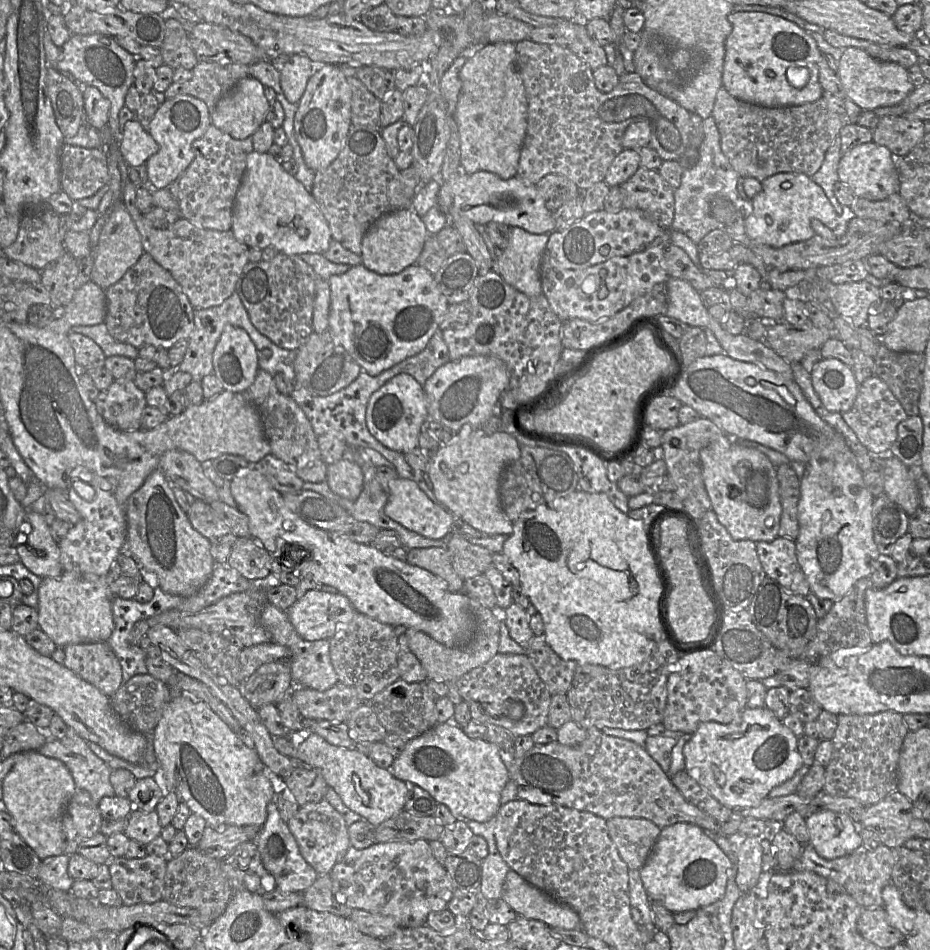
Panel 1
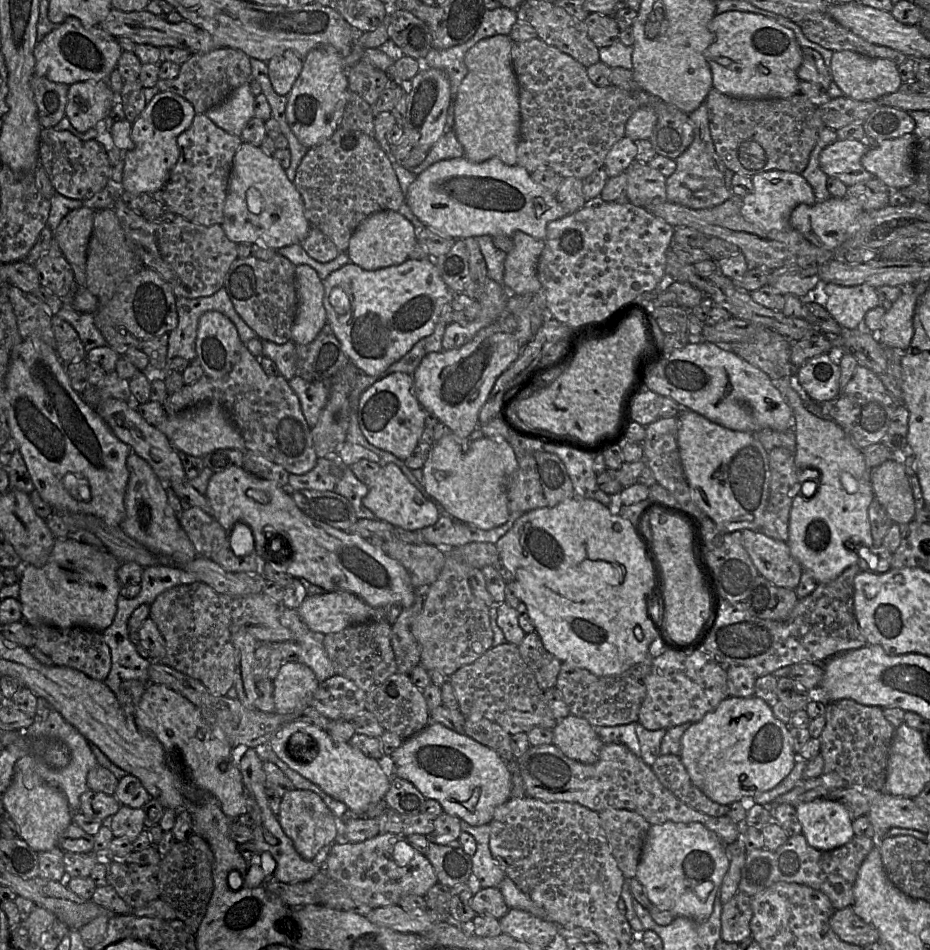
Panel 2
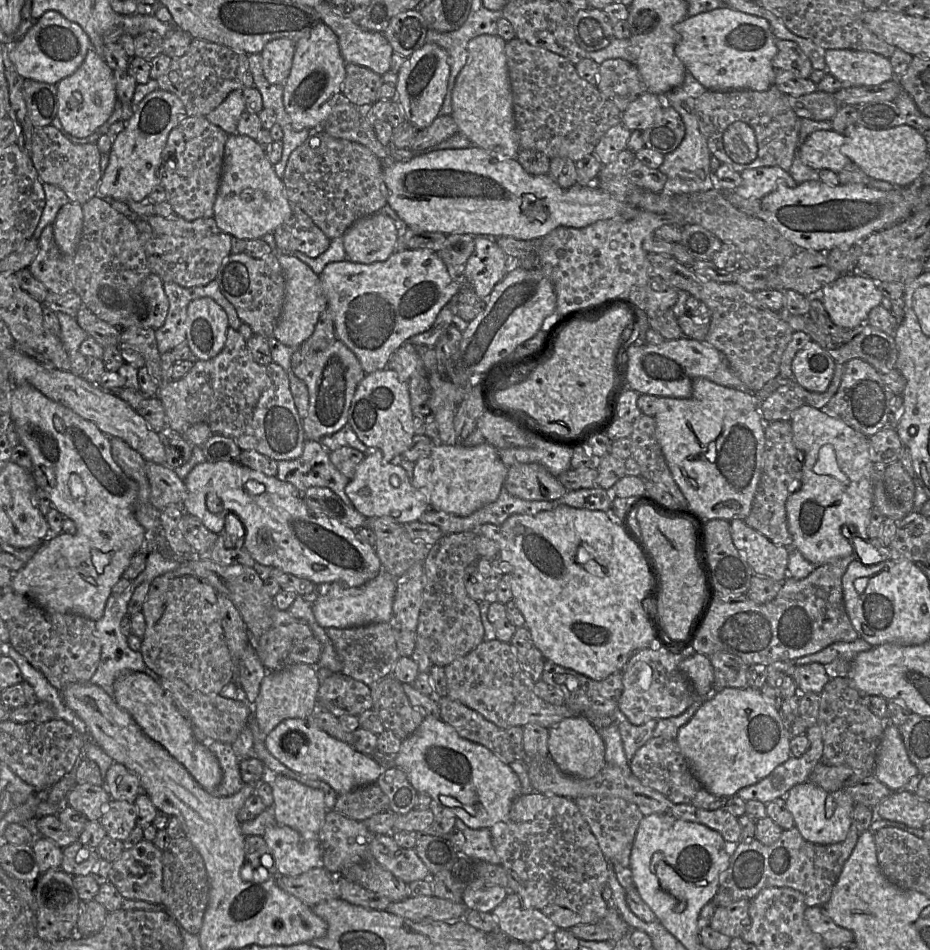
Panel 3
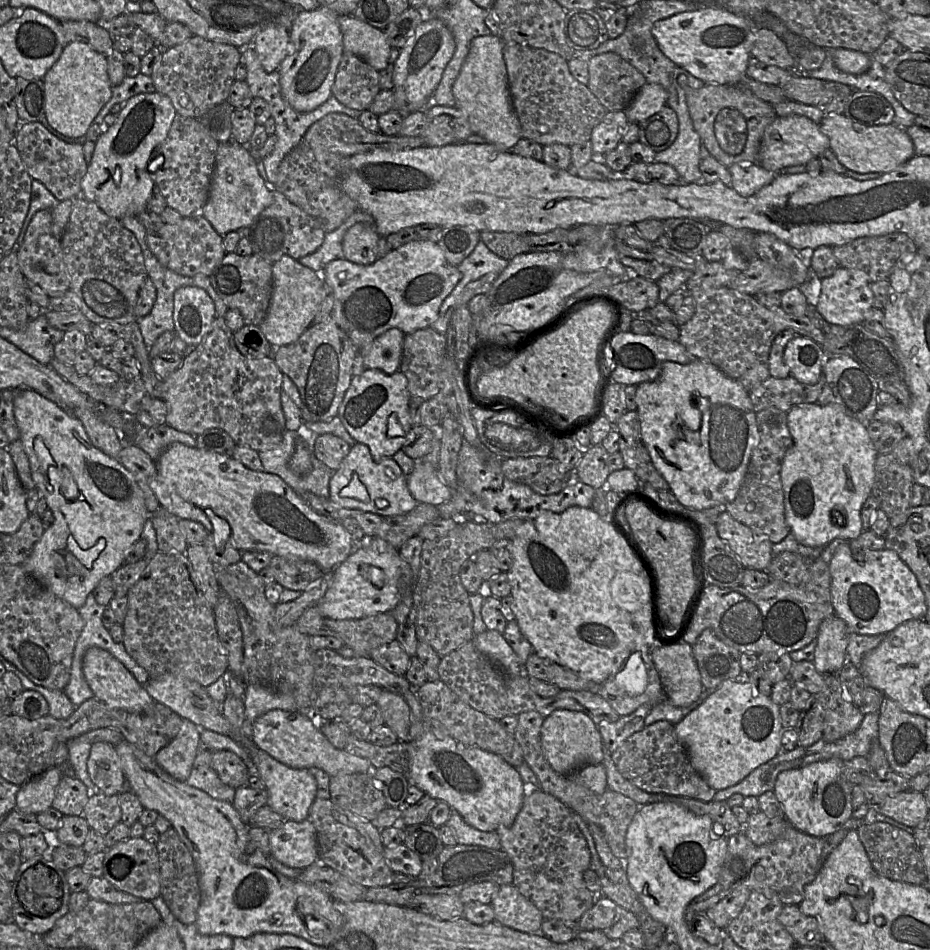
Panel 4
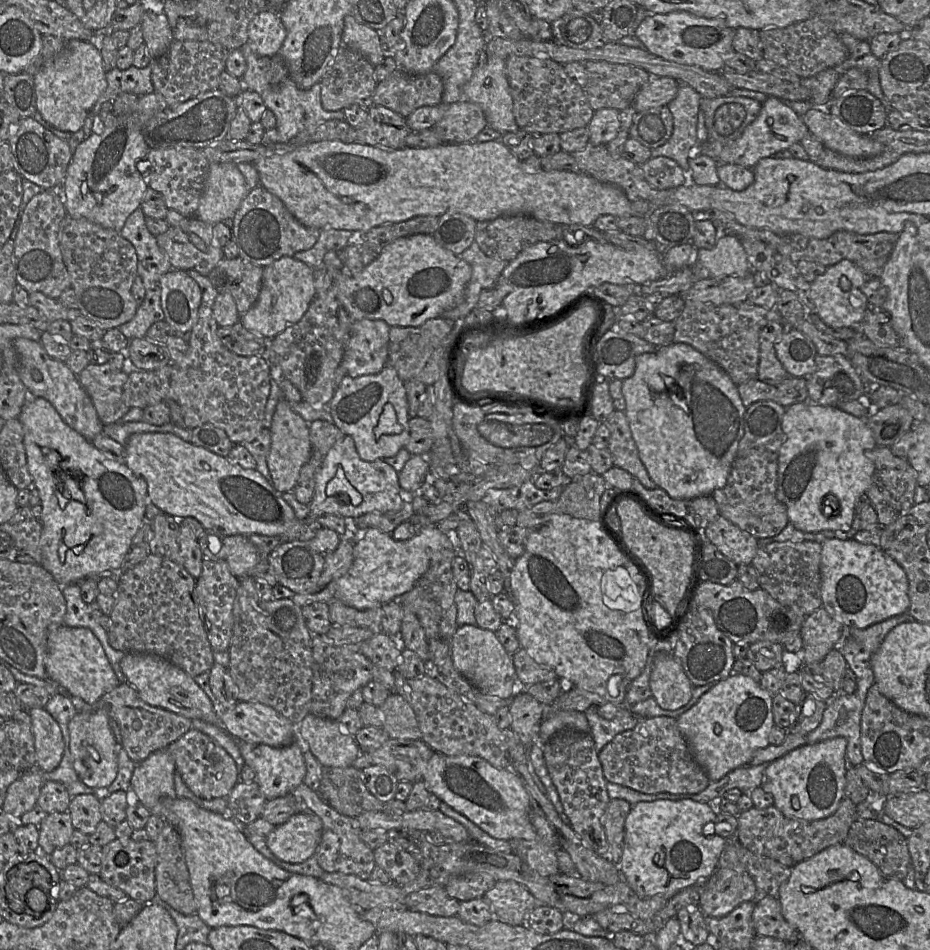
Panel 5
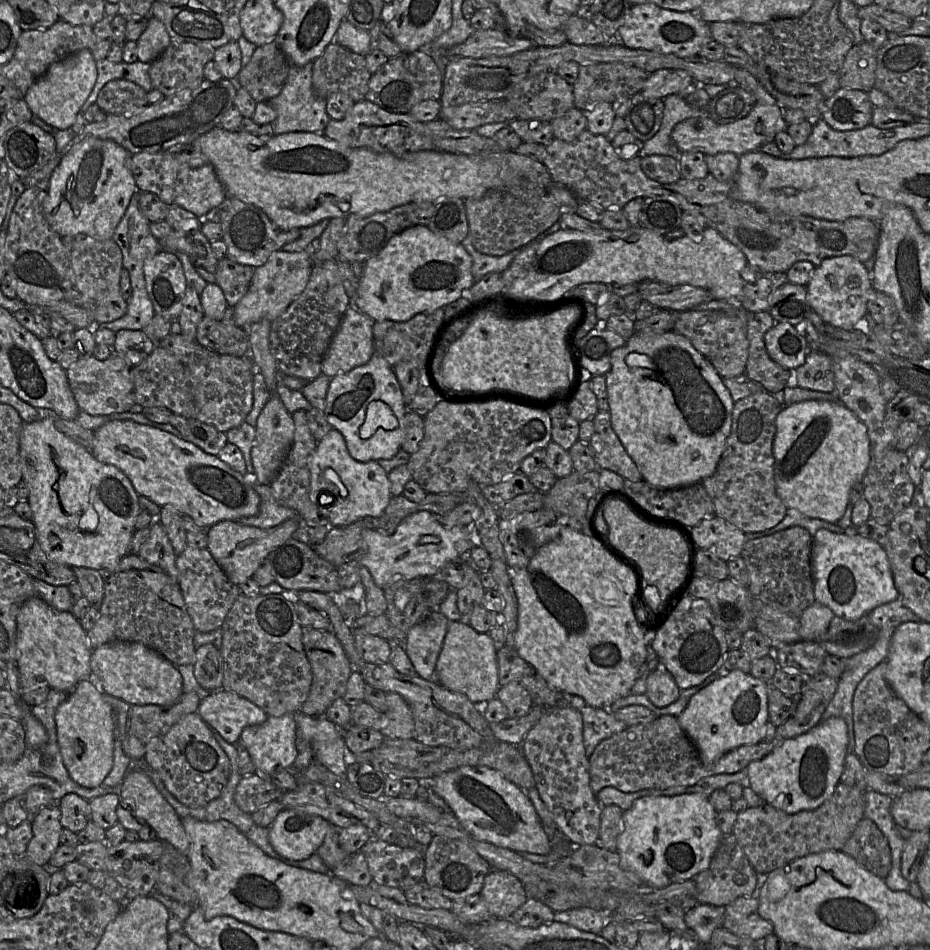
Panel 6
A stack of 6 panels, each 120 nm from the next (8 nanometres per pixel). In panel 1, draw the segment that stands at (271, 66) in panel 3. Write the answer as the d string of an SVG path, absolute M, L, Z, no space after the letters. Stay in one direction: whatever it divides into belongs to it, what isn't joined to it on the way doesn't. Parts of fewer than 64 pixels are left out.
M302 55L278 57L272 59L272 62L280 71L280 85L284 96L290 103L297 105L318 64Z

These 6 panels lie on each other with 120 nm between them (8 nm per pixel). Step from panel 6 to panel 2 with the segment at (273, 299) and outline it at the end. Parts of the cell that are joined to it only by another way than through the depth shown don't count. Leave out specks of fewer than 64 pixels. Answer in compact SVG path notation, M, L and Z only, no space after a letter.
M297 265L295 279L298 310L291 329L291 341L307 344L313 341L327 323L324 307L324 285L317 272L308 265Z

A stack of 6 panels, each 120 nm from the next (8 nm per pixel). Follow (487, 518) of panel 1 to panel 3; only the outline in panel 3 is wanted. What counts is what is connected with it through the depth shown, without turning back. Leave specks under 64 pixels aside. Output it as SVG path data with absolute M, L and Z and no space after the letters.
M487 442L474 447L434 443L429 452L415 462L411 483L427 495L430 509L469 516L496 501L507 475L508 467L501 461L498 450Z

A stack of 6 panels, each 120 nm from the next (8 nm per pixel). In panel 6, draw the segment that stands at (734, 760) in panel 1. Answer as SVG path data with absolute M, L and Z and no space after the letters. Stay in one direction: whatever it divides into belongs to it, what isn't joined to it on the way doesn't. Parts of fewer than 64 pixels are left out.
M731 670L695 693L677 720L694 743L702 762L712 765L733 749L765 740L769 721L768 684L751 673Z

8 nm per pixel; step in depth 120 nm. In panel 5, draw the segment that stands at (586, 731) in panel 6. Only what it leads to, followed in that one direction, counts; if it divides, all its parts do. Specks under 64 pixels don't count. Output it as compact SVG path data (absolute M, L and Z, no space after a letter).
M588 708L584 714L588 720L590 735L598 753L612 741L616 735L633 729L640 719L645 719L632 714L619 719L607 720L597 713L597 708Z

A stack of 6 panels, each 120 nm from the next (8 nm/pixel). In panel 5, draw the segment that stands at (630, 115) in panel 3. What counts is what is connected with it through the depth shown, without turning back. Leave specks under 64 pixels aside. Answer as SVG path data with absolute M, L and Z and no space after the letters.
M651 77L633 102L635 112L667 106L677 95L679 82L672 77Z

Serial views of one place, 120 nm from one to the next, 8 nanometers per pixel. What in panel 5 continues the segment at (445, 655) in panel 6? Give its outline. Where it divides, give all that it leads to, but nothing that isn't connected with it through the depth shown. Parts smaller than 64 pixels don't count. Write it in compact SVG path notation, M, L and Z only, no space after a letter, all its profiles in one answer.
M461 625L450 640L450 654L454 667L481 693L501 699L511 699L523 692L510 655L496 633L477 625Z

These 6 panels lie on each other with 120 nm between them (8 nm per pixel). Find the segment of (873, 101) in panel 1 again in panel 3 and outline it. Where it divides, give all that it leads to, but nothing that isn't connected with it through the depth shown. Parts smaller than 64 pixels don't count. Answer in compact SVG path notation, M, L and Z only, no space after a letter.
M829 49L825 56L828 73L851 86L877 86L895 78L889 58L870 51Z

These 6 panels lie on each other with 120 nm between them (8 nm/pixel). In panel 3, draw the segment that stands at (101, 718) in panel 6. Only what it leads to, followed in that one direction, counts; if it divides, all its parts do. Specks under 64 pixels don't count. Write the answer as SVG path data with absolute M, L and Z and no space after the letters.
M117 762L106 773L105 787L113 800L130 803L134 803L138 794L143 792L138 777Z

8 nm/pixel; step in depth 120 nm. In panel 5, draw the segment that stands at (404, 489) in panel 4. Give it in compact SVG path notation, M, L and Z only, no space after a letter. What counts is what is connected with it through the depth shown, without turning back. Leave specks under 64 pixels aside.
M344 435L322 460L315 476L314 495L308 504L309 514L302 521L314 521L325 514L356 519L371 512L395 512L400 510L403 504L404 491L399 485L398 472L384 460L362 460L353 438Z

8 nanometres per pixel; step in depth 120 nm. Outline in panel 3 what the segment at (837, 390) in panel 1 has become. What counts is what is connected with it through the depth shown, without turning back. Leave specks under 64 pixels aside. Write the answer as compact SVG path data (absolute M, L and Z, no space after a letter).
M810 341L792 361L792 378L808 391L823 393L831 384L836 364L823 347Z

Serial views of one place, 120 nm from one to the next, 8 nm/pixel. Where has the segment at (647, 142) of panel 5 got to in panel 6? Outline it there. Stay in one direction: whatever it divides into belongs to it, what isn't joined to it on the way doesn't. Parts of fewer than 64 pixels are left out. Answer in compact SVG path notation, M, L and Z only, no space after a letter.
M641 92L630 97L630 106L625 114L626 129L644 142L660 129L664 103L663 99L647 98Z

